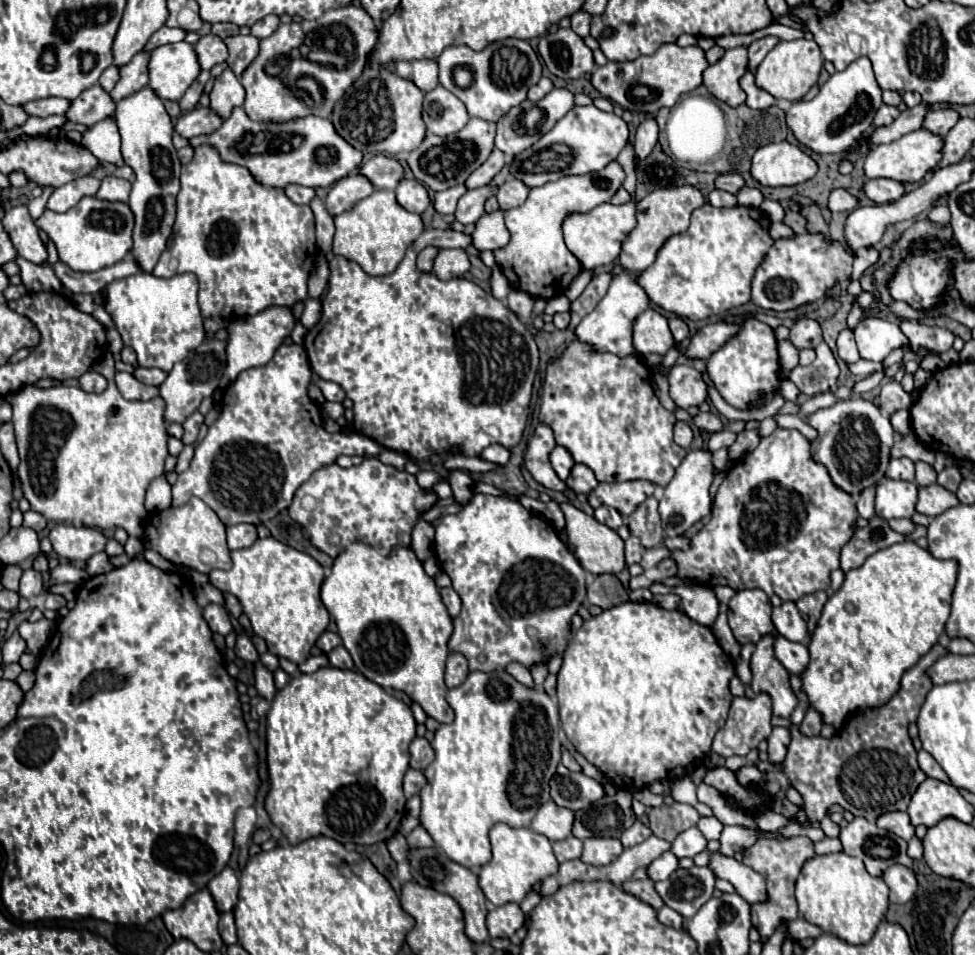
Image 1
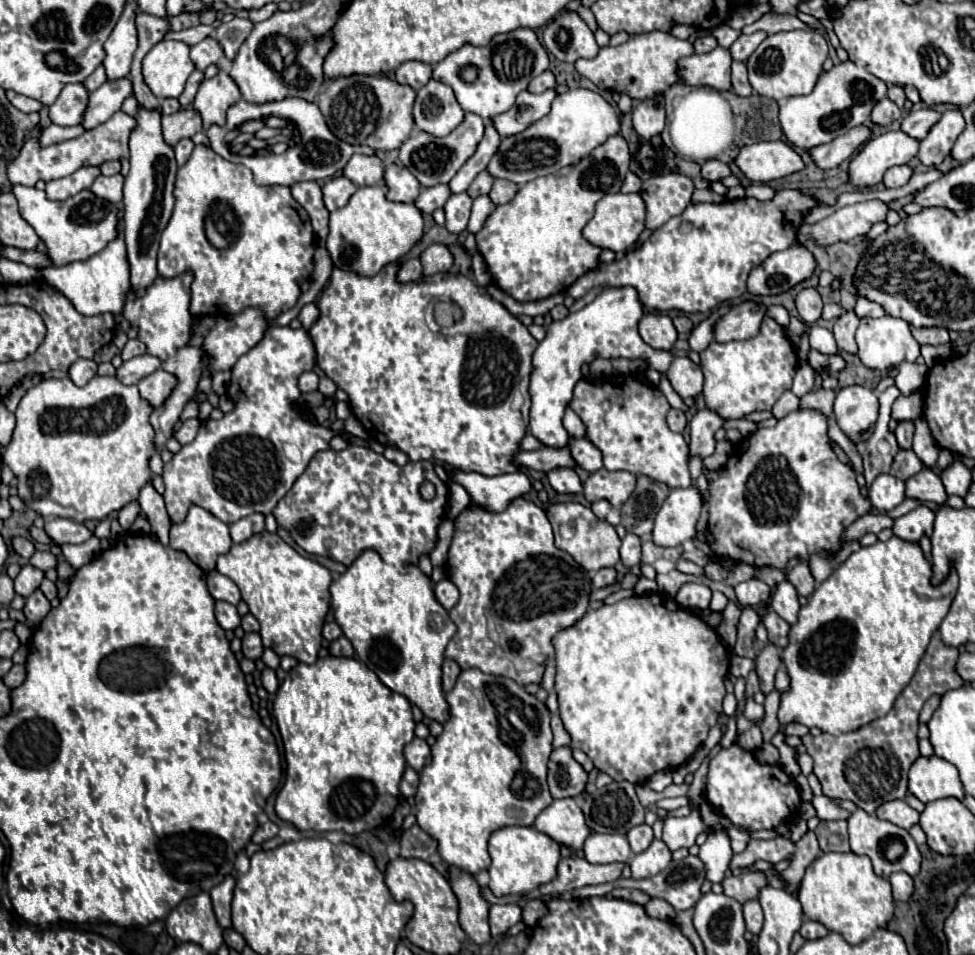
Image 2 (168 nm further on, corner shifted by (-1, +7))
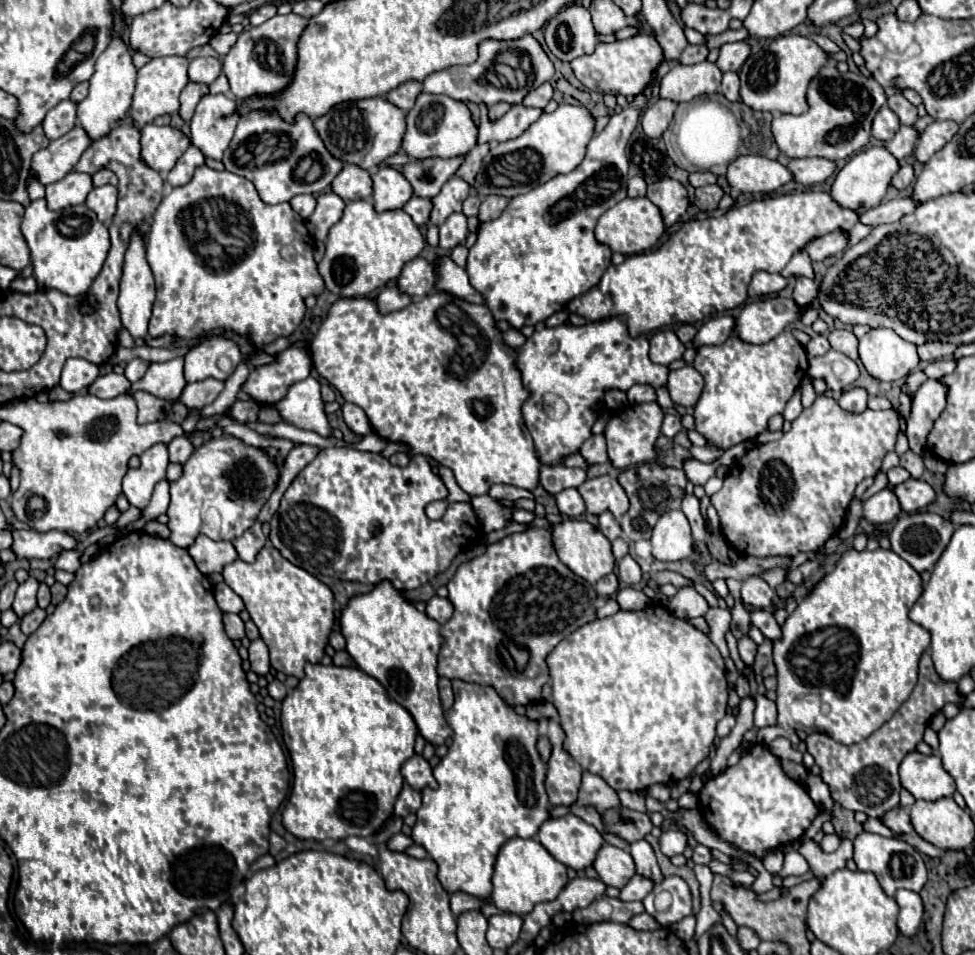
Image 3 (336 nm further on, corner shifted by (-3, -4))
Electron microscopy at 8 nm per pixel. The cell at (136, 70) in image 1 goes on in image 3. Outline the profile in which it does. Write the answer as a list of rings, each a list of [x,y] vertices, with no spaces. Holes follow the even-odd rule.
[[[78,125],[68,135],[50,141],[46,149],[40,149],[32,161],[32,173],[38,175],[42,185],[62,179],[78,163],[80,155],[92,145],[92,137]]]

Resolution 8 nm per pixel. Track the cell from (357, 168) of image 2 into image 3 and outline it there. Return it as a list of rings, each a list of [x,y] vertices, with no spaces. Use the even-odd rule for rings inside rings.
[[[346,163],[340,175],[332,181],[332,191],[340,195],[344,201],[366,199],[372,195],[372,177],[366,169]]]

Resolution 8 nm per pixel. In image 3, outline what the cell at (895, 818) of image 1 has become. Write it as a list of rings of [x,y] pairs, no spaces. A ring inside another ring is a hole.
[[[896,807],[896,809],[888,811],[886,815],[882,815],[882,823],[894,833],[912,833],[914,831],[914,827],[910,823],[910,815],[906,813],[904,807]]]

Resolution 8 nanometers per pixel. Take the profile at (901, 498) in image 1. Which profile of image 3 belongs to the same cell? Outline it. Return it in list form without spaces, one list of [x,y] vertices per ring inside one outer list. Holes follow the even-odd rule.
[[[886,487],[882,491],[878,491],[876,495],[872,495],[866,503],[864,503],[864,517],[872,523],[872,525],[882,525],[882,523],[890,523],[900,515],[900,501],[896,497],[896,493]]]

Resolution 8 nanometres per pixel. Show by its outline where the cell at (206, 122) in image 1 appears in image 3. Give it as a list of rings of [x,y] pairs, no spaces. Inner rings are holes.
[[[154,123],[142,127],[142,155],[148,167],[166,175],[182,153],[190,147],[190,137],[176,127],[158,127]]]

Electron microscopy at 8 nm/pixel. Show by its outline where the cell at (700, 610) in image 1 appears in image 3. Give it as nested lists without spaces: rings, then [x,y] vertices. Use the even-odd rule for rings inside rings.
[[[682,587],[670,599],[668,609],[672,611],[672,615],[676,615],[680,619],[696,619],[696,617],[704,617],[706,615],[708,603],[706,603],[706,599],[700,593],[696,593],[696,589]]]

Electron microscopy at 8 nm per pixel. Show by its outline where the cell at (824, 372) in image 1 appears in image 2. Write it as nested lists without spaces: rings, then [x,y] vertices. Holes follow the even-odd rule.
[[[814,324],[810,328],[810,346],[822,354],[836,354],[836,350],[838,350],[832,332],[828,328],[818,326],[818,324]]]

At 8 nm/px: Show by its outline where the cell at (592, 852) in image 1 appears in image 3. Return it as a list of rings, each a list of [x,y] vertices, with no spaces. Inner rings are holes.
[[[604,843],[602,849],[598,851],[594,869],[598,877],[612,887],[624,887],[630,881],[630,877],[636,873],[632,855],[626,849],[614,847],[610,843]]]

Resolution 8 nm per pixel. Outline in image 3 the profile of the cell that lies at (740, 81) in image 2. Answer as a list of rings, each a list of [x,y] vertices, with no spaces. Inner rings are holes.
[[[724,73],[722,79],[722,93],[728,101],[740,101],[740,79],[738,73]]]

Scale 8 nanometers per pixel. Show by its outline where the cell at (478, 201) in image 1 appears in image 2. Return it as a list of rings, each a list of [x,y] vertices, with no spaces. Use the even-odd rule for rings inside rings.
[[[466,192],[450,196],[450,200],[444,204],[446,230],[448,232],[460,234],[466,230],[466,224],[470,218],[470,206],[472,206],[472,198]]]

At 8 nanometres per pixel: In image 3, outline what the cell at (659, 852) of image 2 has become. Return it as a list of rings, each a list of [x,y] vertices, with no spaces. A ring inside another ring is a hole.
[[[634,875],[634,877],[622,887],[620,899],[624,899],[624,901],[642,901],[652,889],[654,889],[654,881],[652,881],[652,879],[642,877],[642,875]]]

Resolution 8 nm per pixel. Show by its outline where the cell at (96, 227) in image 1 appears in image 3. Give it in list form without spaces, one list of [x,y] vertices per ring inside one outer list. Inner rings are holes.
[[[36,199],[26,207],[22,219],[22,235],[30,247],[34,279],[40,289],[58,289],[66,295],[84,295],[108,257],[108,227],[86,205],[50,211],[46,199]]]

